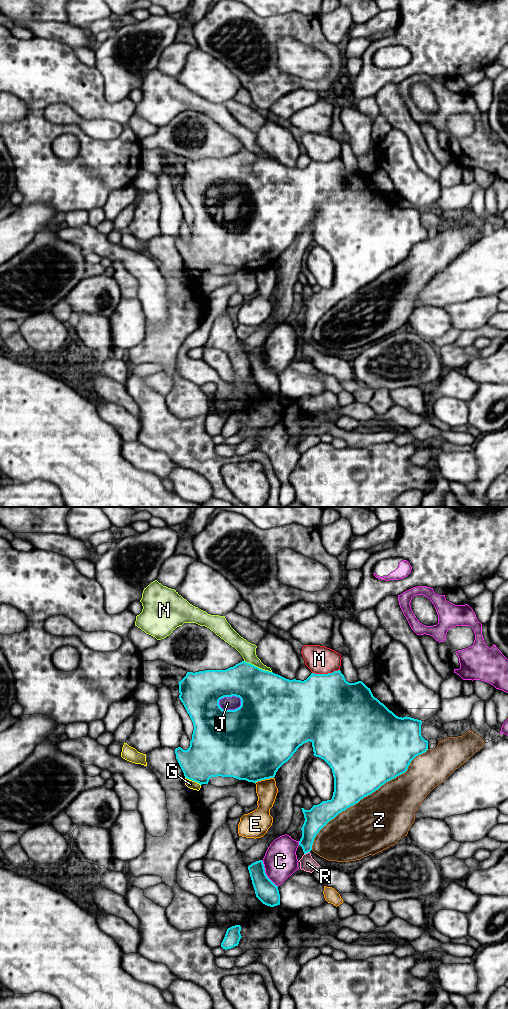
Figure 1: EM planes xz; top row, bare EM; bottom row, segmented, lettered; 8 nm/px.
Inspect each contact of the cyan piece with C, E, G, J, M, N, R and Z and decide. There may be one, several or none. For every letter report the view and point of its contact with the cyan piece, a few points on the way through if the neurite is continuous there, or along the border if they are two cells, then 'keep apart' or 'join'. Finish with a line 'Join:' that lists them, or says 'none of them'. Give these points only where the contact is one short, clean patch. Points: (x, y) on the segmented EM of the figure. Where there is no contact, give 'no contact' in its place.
C: contact xz (265, 873); keep apart
E: contact xz (264, 779); keep apart
G: contact xz (193, 780); keep apart
J: contact xz (228, 710); way xz (225, 741), (225, 718), (228, 710), (227, 703); join
M: contact xz (325, 674); keep apart
N: contact xz (257, 667); keep apart
R: contact xz (306, 852); way xz (314, 822), (306, 841), (306, 852), (307, 863); join
Z: contact xz (366, 795); keep apart
Join: J, R

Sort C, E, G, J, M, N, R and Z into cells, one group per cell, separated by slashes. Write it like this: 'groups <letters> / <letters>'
groups C / E / G / J R / M / N / Z

